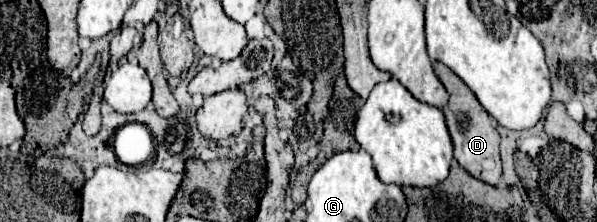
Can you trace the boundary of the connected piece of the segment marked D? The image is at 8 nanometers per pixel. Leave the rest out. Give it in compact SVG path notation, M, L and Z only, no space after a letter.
M432 63L436 77L444 83L446 91L450 93L450 101L444 105L446 125L454 143L454 159L476 179L482 179L484 183L498 185L502 175L502 163L500 163L500 133L492 125L492 117L484 111L484 107L478 103L476 95L466 87L466 83L452 73L442 63Z

